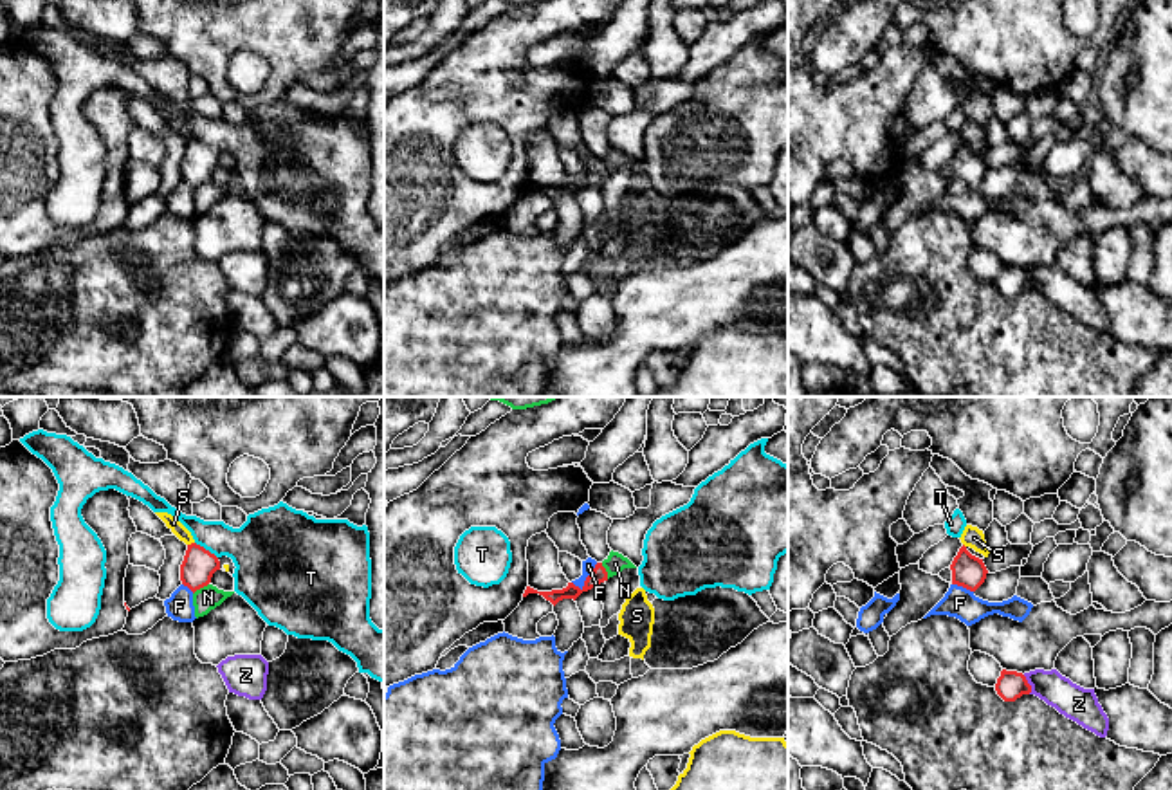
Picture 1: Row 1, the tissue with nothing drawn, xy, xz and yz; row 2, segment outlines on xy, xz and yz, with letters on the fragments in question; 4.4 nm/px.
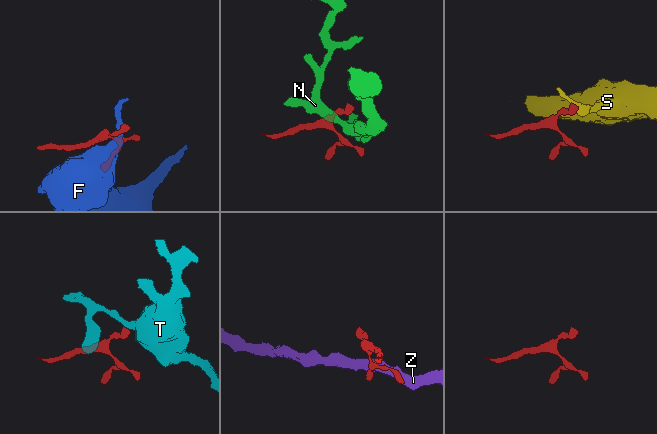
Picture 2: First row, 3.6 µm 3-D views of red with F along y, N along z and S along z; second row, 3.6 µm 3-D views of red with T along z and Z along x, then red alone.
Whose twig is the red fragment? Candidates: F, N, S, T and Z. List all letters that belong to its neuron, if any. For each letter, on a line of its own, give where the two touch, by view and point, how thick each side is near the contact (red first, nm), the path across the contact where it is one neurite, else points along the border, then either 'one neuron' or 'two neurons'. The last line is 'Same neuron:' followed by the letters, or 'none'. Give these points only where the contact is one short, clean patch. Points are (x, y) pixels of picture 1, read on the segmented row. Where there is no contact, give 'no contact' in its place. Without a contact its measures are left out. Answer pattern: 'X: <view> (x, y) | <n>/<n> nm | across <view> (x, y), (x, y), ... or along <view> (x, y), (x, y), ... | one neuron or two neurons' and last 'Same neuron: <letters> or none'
F: xz (586, 579) | 70/60 nm | along xz (597, 563), (581, 587), (572, 583) | two neurons
N: xy (201, 587) | 150/110 nm | along xy (208, 583), (193, 594) | two neurons
S: xy (192, 543) | 150/60 nm | along xy (193, 541), (188, 545) | two neurons
T: xy (204, 549) | 150/280 nm | across xy (199, 565), (204, 549), (260, 549) | one neuron
Z: yz (1028, 684) | 130/150 nm | two neurons
Same neuron: T

